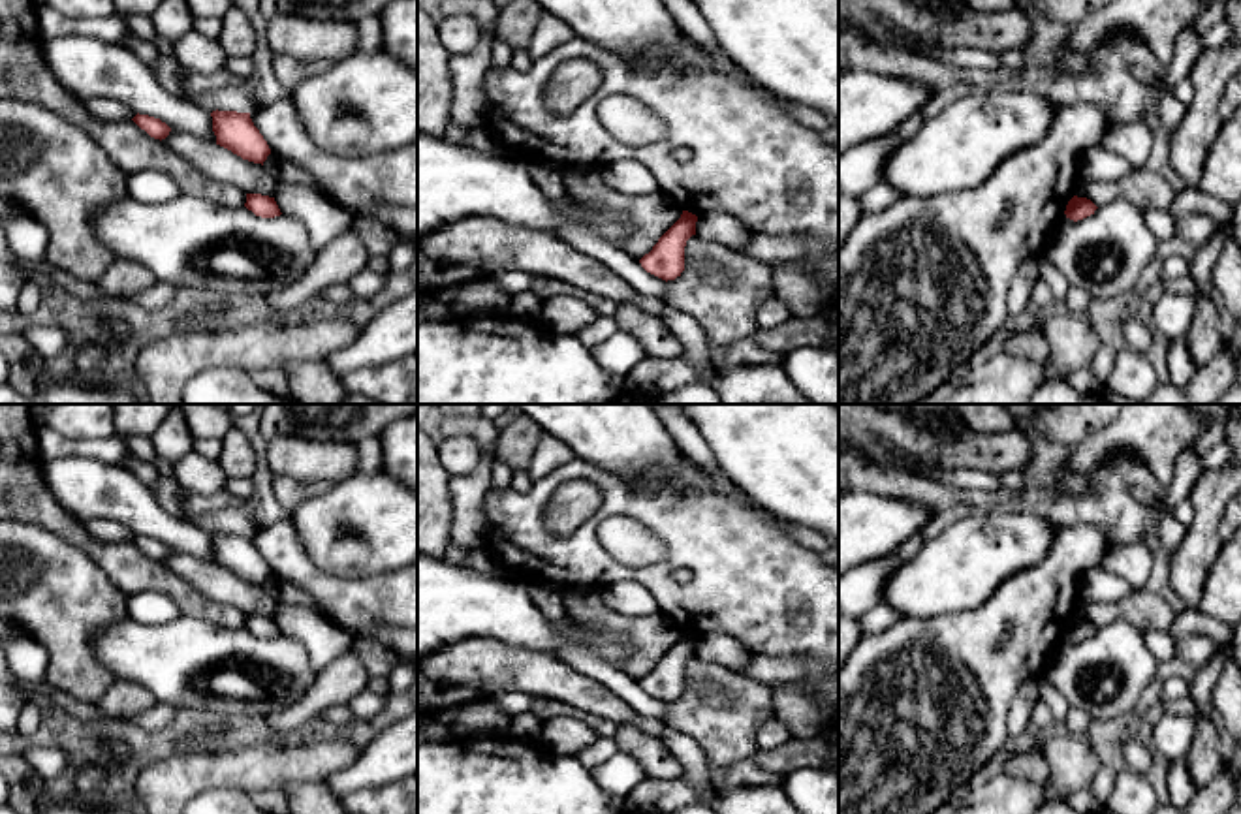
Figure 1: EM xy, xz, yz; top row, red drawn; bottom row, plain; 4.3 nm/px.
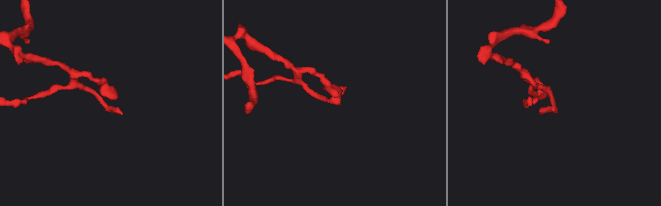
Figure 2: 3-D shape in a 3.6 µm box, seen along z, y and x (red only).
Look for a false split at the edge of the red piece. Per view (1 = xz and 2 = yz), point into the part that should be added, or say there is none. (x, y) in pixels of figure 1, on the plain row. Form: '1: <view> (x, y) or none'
1: none
2: none

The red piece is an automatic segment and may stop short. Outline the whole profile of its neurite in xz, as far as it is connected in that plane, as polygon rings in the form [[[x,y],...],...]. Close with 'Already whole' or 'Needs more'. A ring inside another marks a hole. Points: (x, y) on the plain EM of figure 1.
[[[683,632],[681,639],[658,660],[652,671],[639,681],[641,688],[666,703],[681,697],[684,667],[696,656],[696,643],[696,635]]]. Already whole

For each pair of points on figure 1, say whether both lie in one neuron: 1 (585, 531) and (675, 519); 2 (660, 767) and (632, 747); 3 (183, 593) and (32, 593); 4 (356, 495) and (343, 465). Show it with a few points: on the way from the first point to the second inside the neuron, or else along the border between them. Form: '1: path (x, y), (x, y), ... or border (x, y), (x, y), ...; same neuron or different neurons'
1: path (608, 508), (653, 506); same neuron
2: path (653, 760), (640, 747); same neuron
3: border (93, 561), (130, 594); different neurons
4: border (354, 472), (333, 485); different neurons

